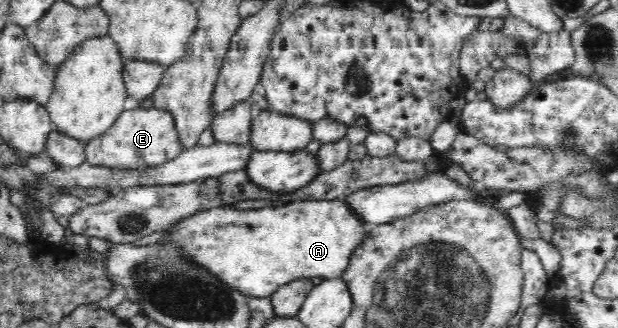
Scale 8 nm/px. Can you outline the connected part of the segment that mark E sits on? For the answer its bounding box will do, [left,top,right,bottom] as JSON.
[85,107,184,169]

